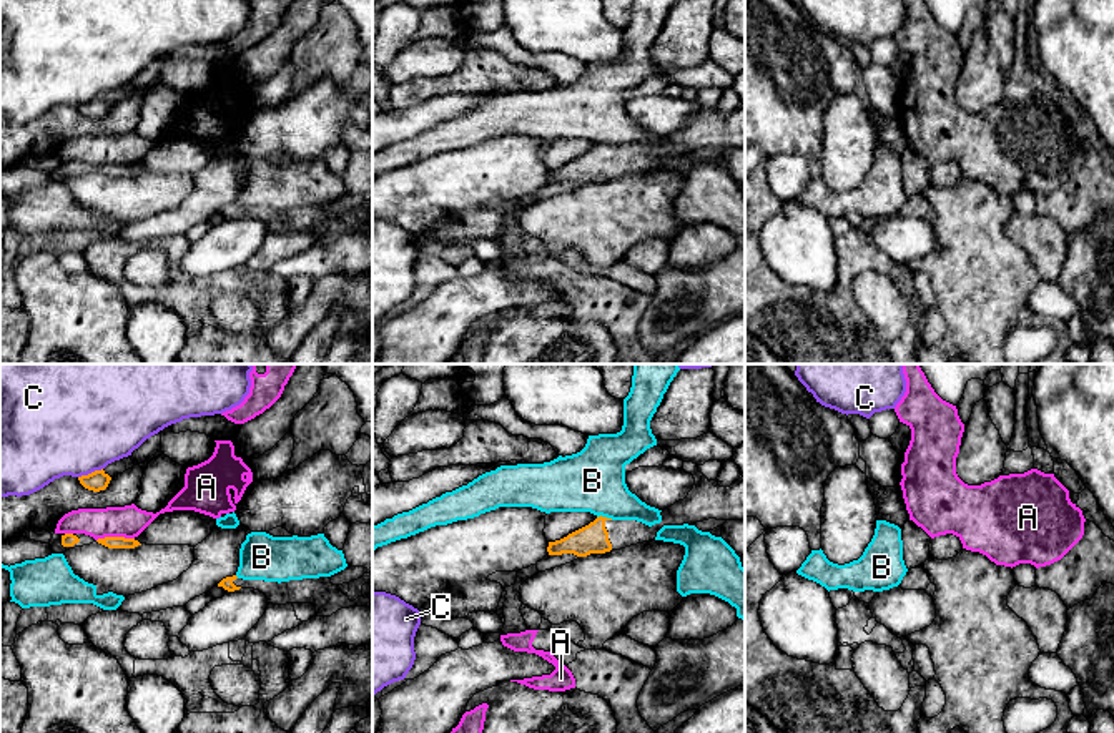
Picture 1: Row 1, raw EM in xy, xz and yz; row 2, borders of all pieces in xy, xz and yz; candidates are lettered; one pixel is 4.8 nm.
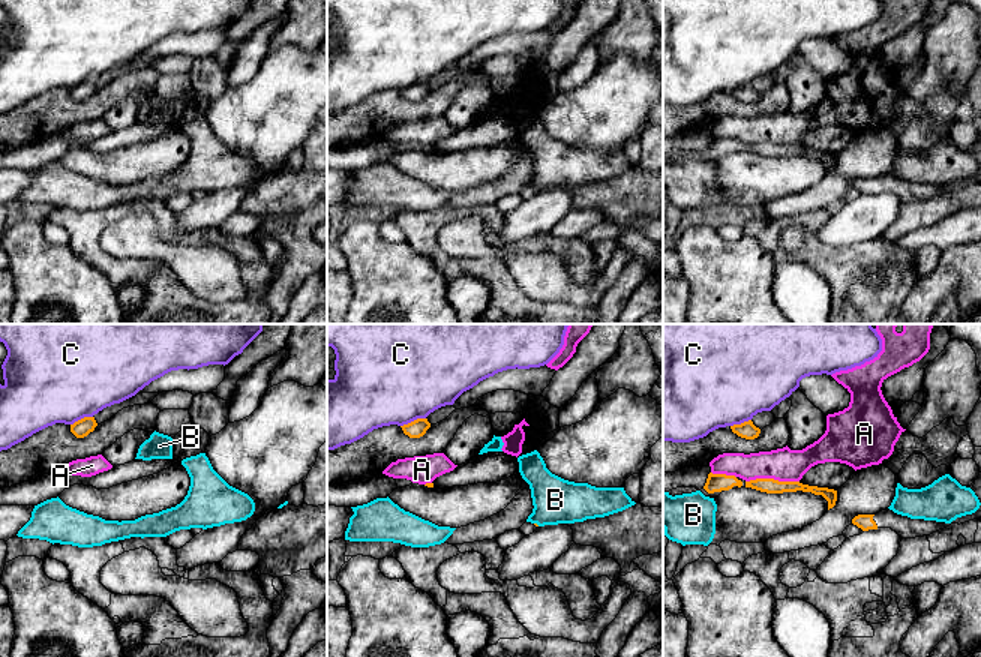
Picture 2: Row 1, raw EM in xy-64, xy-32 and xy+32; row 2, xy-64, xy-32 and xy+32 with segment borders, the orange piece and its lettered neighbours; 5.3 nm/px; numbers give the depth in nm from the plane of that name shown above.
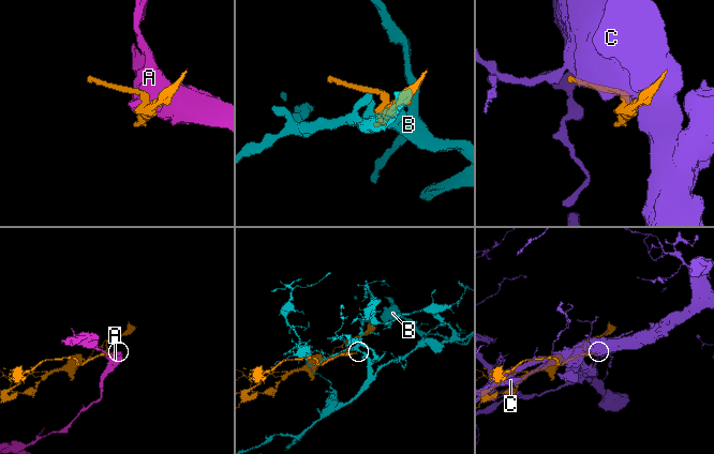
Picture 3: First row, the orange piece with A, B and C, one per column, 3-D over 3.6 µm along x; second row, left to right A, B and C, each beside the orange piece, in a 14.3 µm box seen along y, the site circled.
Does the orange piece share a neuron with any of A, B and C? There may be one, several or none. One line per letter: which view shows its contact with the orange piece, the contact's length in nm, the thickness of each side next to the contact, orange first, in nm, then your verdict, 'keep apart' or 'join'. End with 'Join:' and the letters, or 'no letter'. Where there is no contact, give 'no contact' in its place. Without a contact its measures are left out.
A: meets orange in xy; contact 180 nm long; 60 nm thick on the orange side, 150 nm on the other; keep apart
B: meets orange in xz; contact 80 nm long; 140 nm thick on the orange side, 300 nm on the other; keep apart
C: meets orange in xy; contact 130 nm long; 100 nm thick on the orange side, 500 nm on the other; keep apart
Join: no letter

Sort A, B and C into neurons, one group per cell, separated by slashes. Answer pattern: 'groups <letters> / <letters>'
groups A / B / C

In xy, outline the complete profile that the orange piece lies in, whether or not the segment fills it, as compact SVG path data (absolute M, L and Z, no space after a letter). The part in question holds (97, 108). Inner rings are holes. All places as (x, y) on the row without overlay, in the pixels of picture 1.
M101 96L101 98L95 98L88 103L81 103L81 105L78 105L78 108L85 116L100 120L108 115L111 105Z

